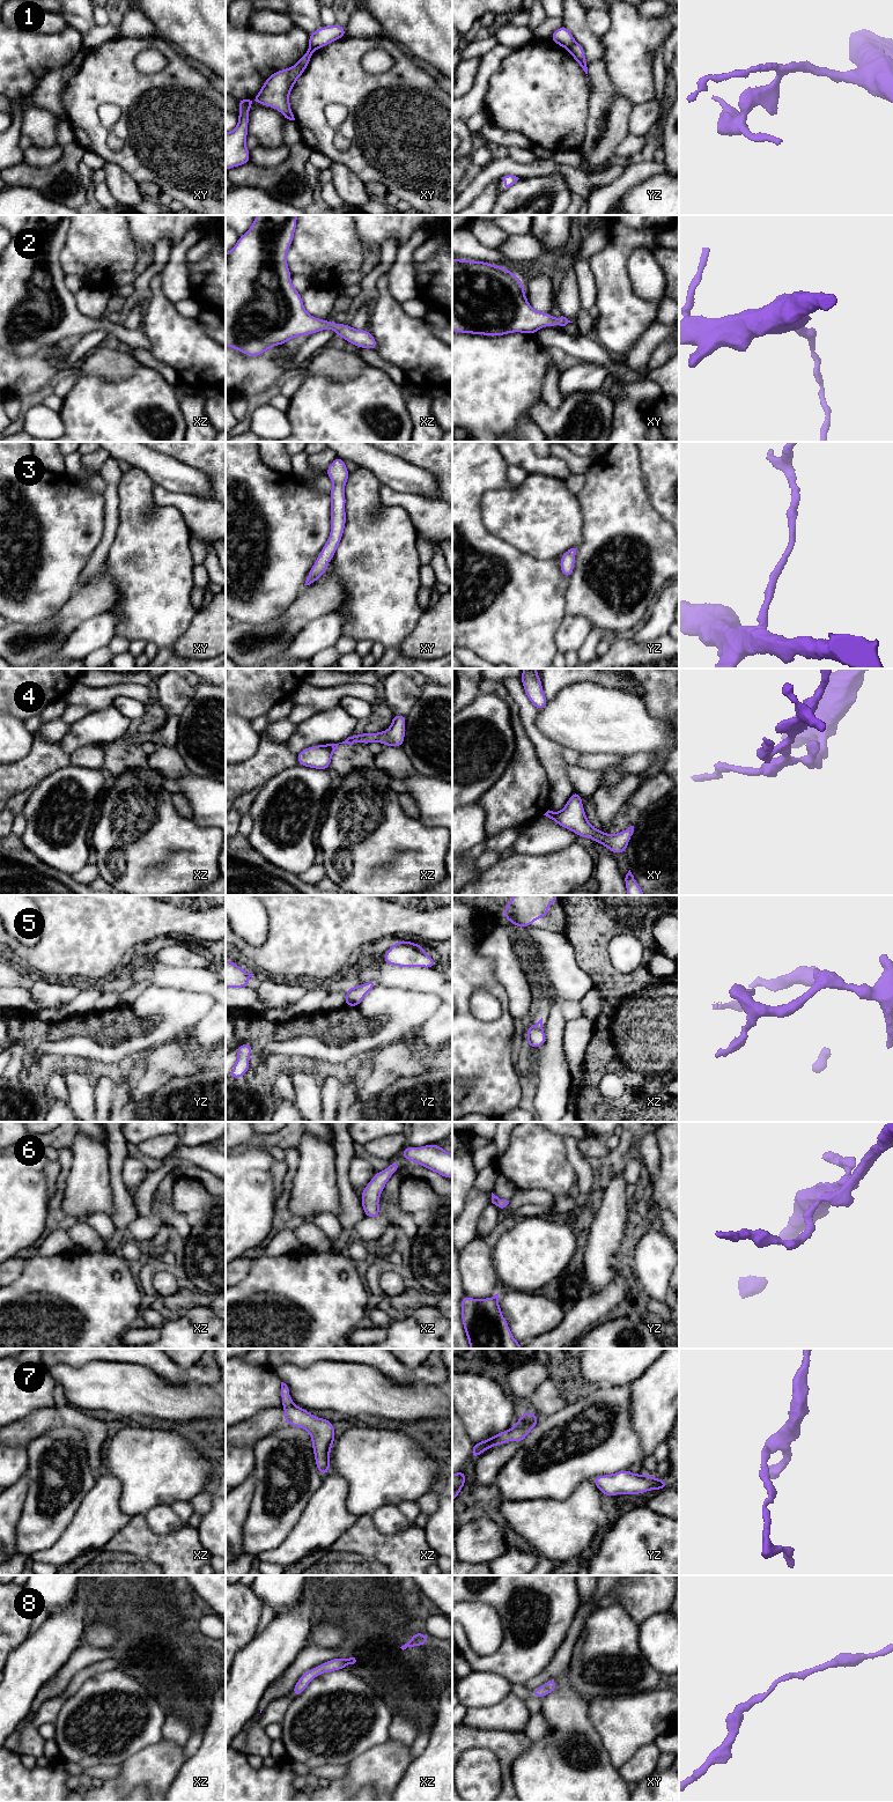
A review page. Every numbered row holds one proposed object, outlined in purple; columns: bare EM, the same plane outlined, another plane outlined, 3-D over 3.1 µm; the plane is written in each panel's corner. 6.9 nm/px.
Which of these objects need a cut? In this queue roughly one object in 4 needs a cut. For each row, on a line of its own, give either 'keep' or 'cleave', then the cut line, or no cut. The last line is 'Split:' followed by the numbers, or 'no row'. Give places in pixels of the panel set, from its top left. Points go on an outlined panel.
1: cleave; cut in yz along (576, 43), (568, 50)
2: keep; no cut
3: keep; no cut
4: keep; no cut
5: keep; no cut
6: keep; no cut
7: keep; no cut
8: keep; no cut
Split: 1

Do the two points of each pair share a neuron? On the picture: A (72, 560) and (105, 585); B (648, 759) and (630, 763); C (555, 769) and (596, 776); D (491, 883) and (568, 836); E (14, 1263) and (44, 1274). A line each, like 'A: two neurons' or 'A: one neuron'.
A: two neurons
B: one neuron
C: two neurons
D: two neurons
E: two neurons

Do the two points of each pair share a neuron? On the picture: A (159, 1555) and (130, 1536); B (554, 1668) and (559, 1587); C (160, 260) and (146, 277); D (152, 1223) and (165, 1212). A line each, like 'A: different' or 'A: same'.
A: same
B: different
C: same
D: different

